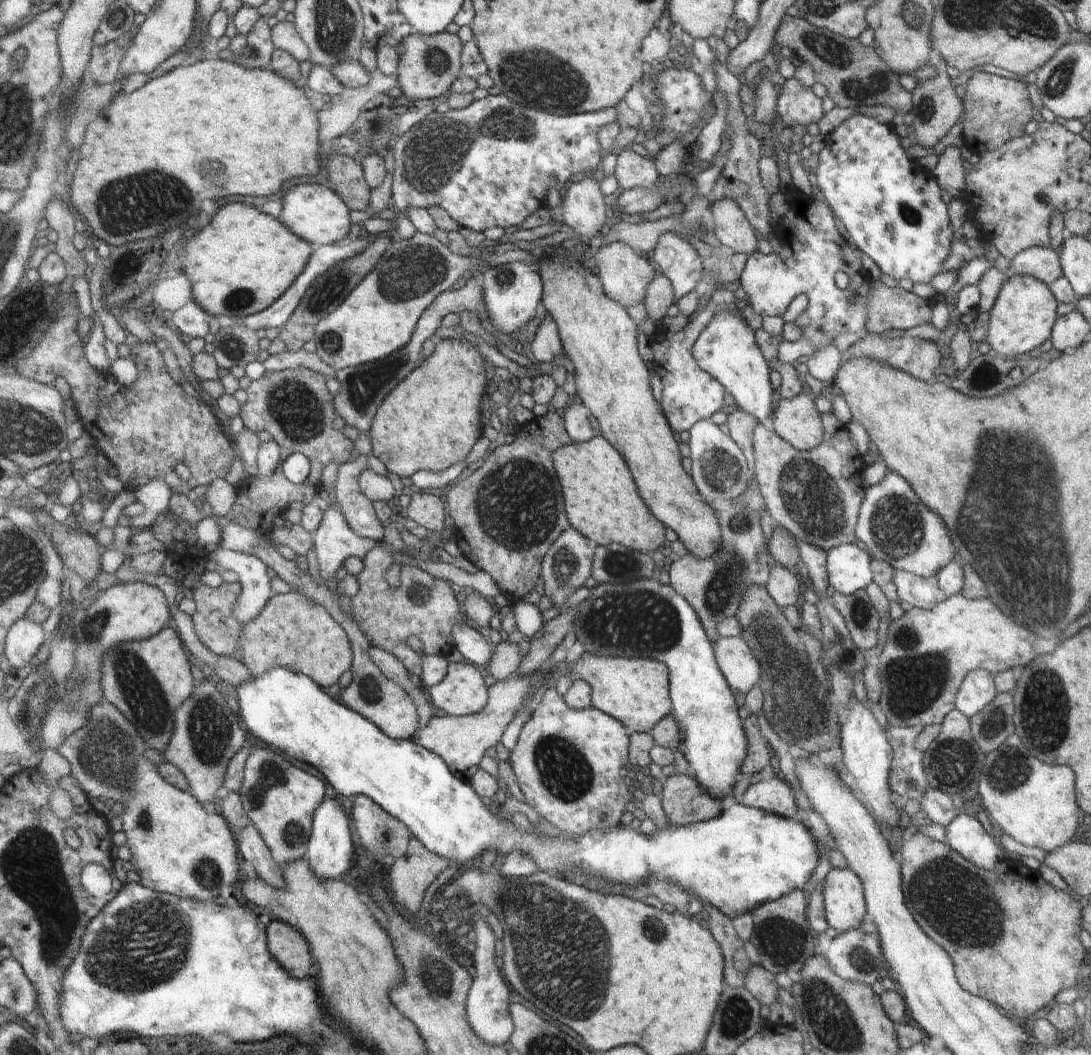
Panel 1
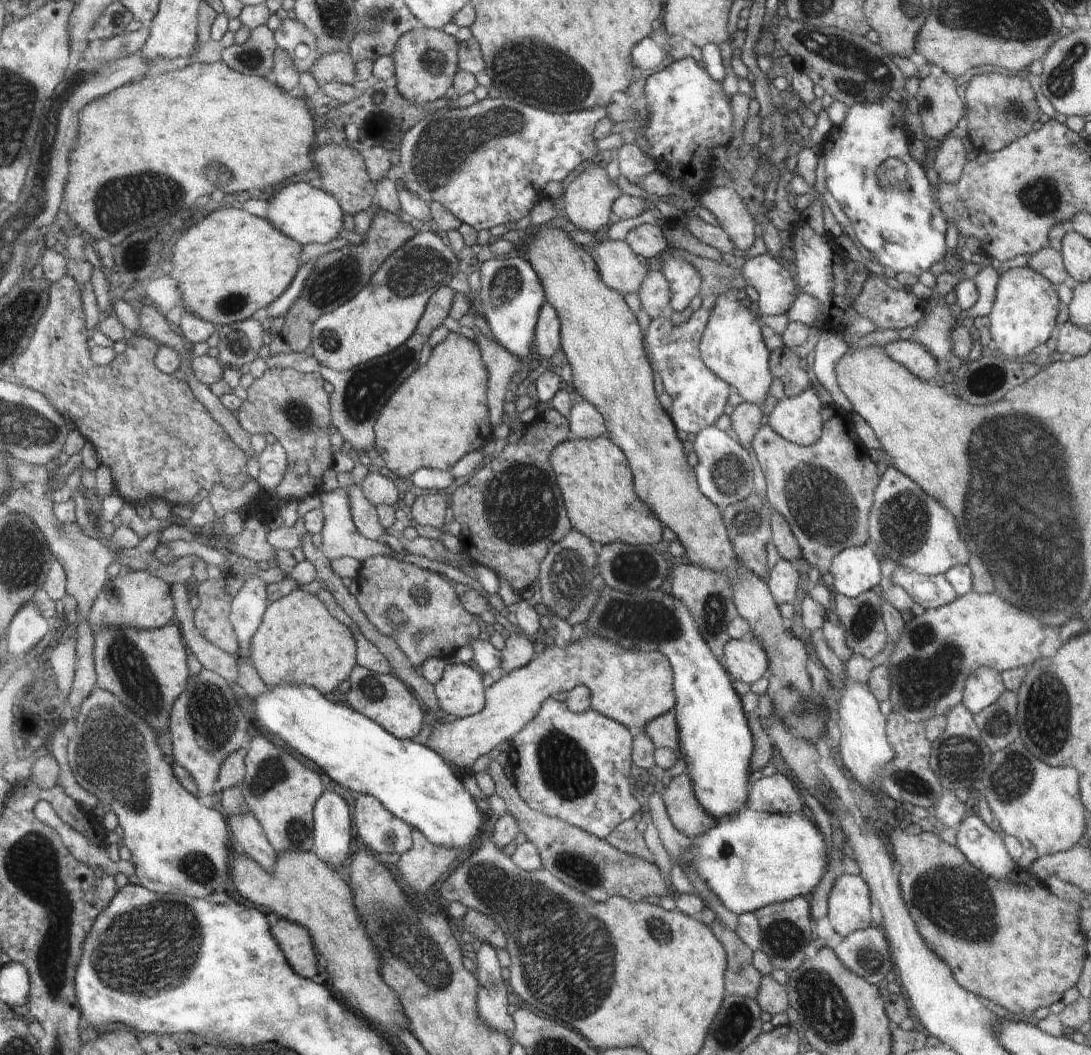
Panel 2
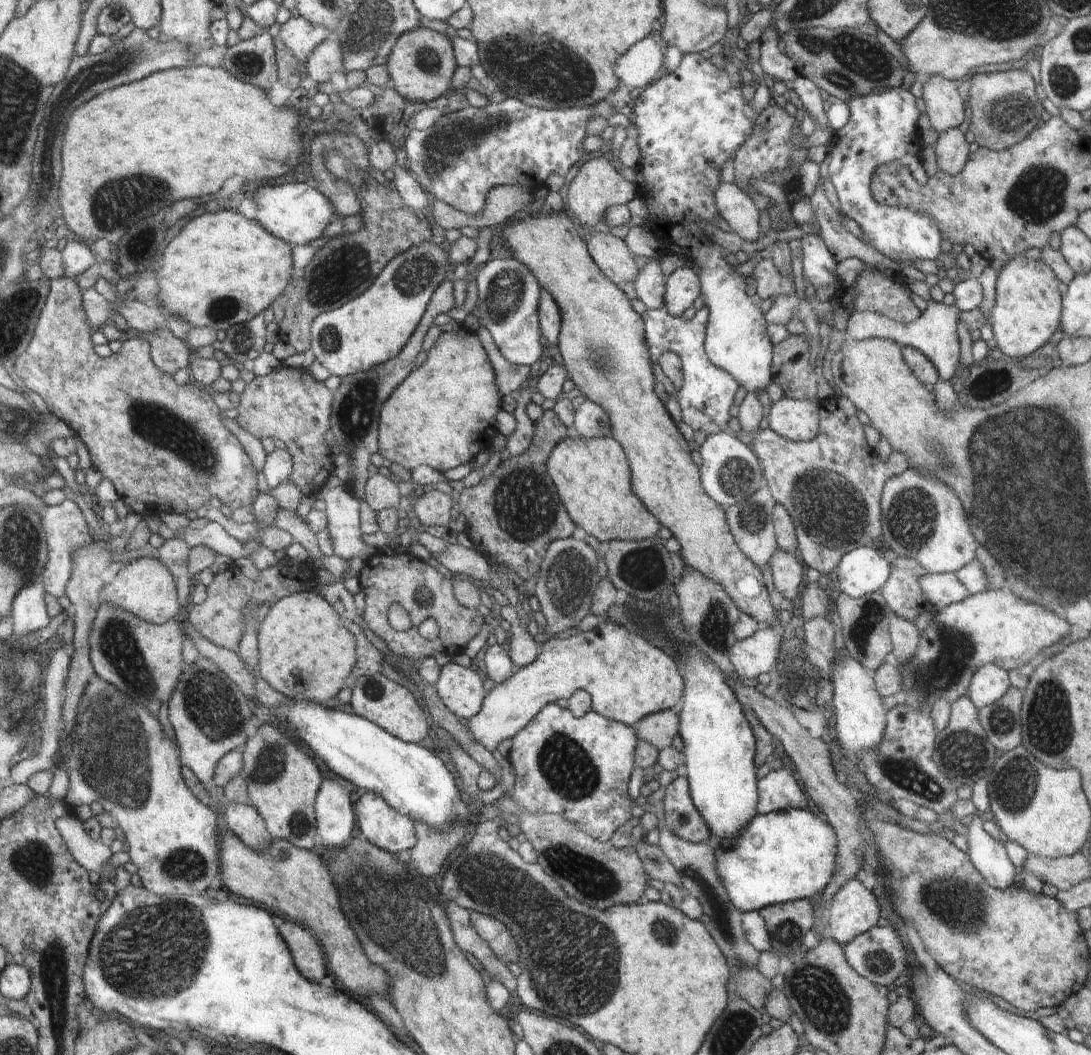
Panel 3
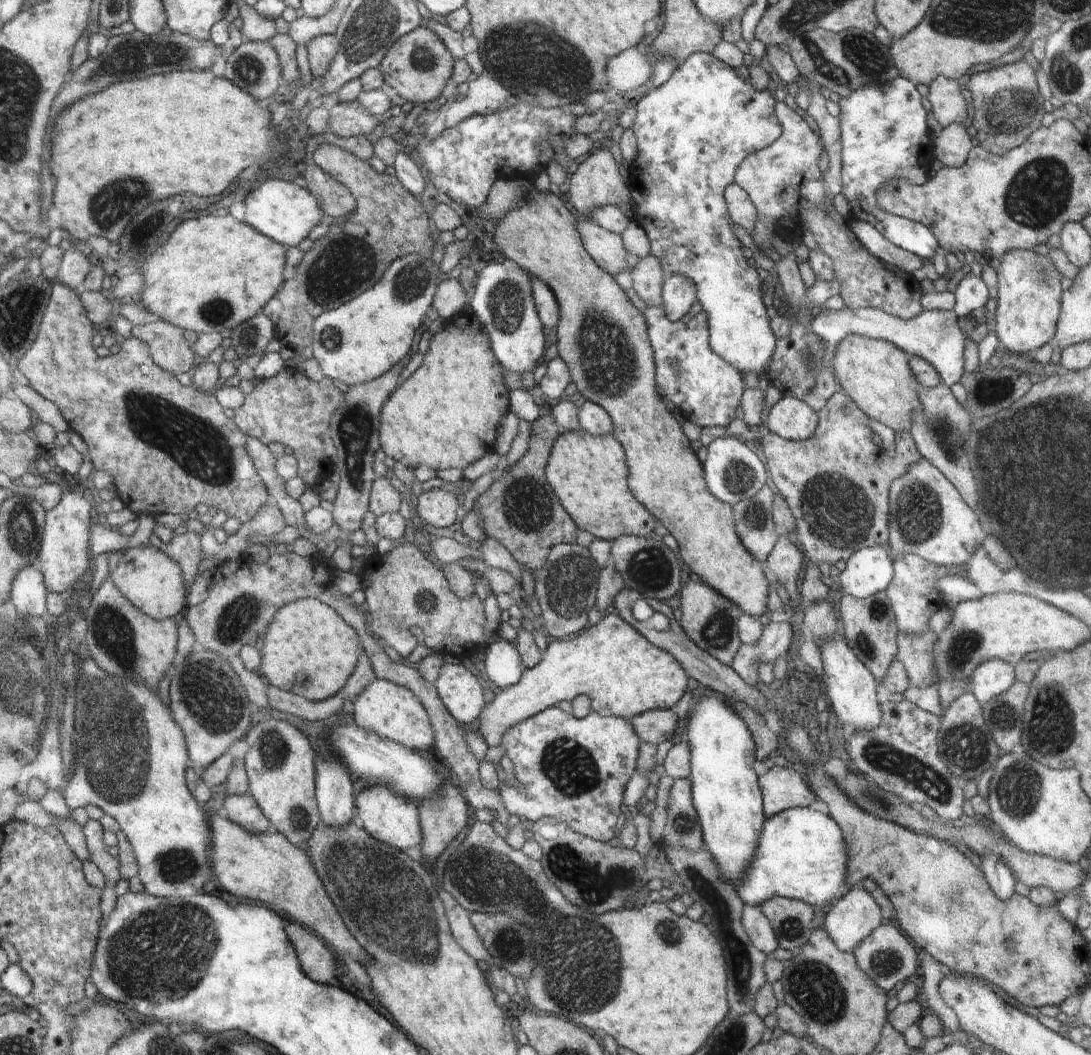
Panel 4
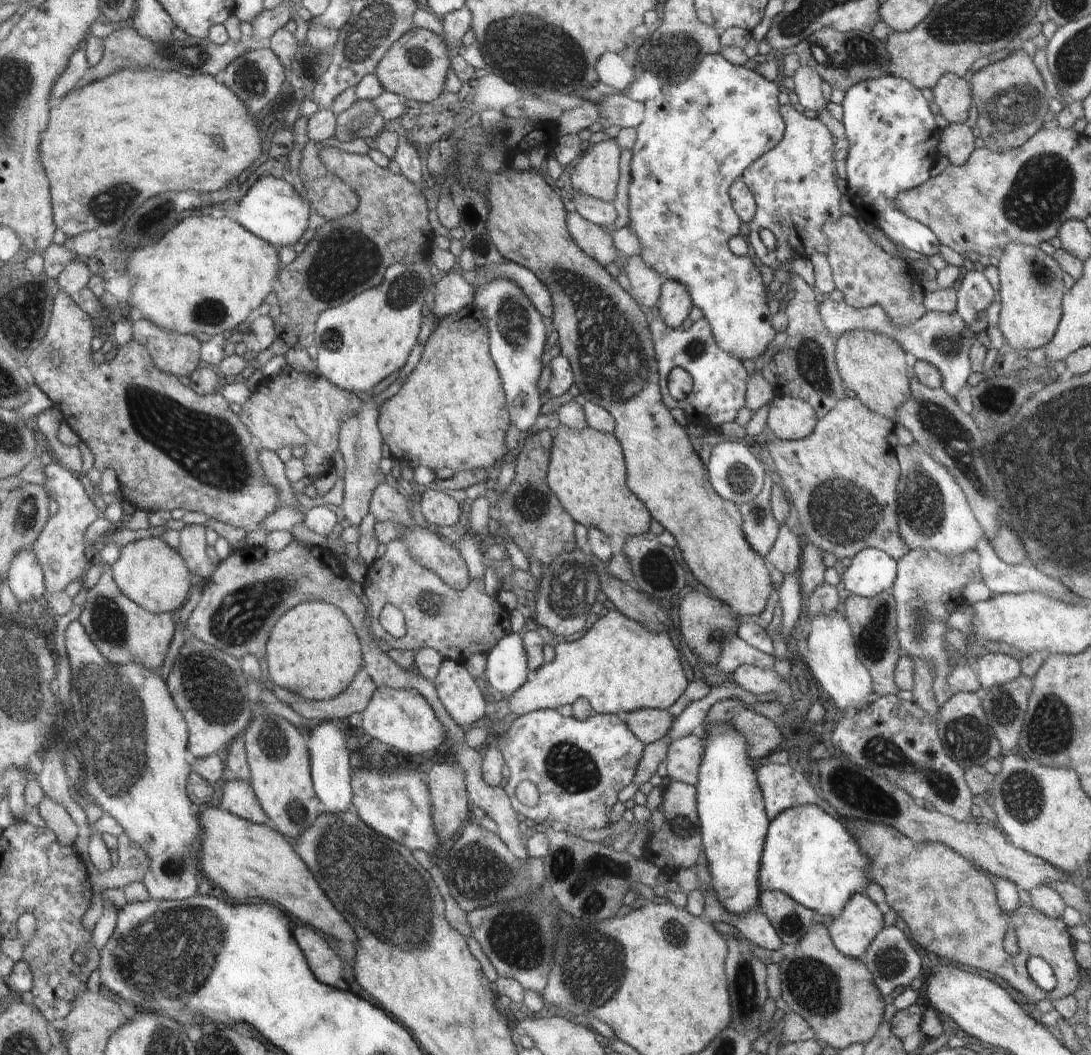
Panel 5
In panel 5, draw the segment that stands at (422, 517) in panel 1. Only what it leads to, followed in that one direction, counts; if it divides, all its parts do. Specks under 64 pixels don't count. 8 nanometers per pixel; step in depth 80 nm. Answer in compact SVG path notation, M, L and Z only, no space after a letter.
M427 489L420 498L421 512L432 526L452 526L458 523L460 506L445 492Z

